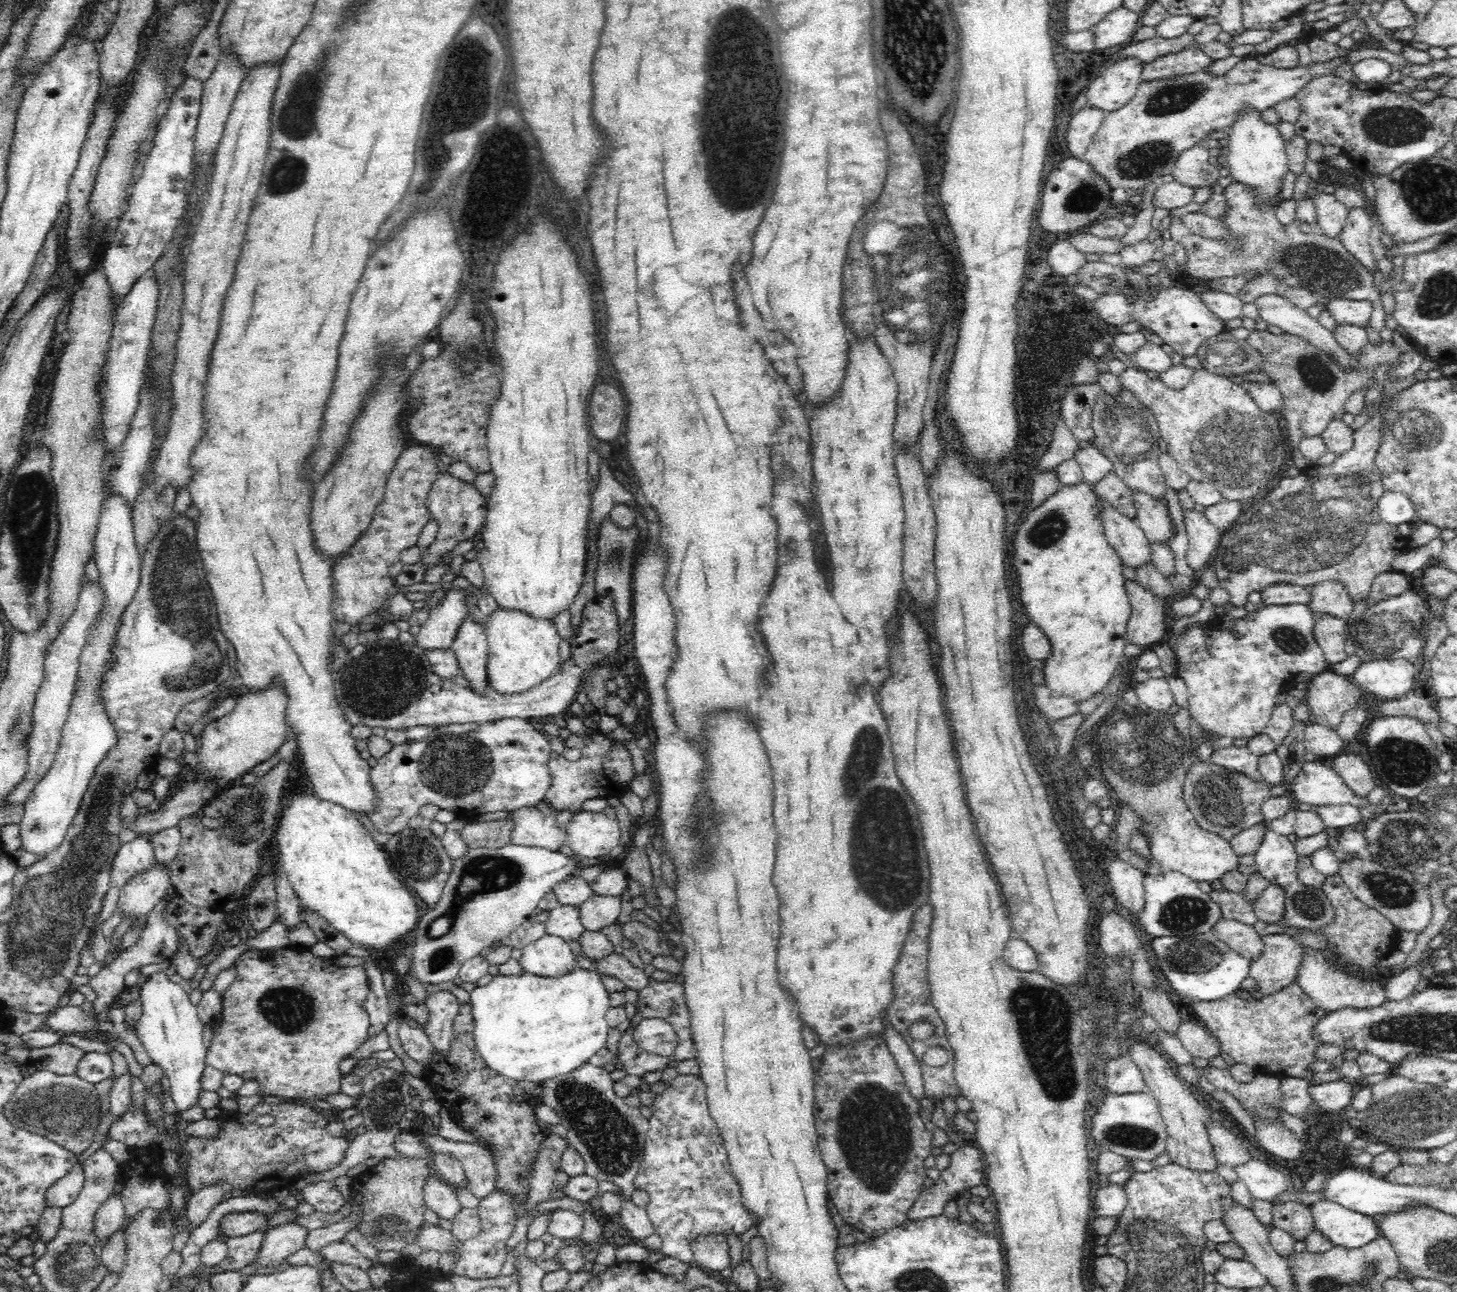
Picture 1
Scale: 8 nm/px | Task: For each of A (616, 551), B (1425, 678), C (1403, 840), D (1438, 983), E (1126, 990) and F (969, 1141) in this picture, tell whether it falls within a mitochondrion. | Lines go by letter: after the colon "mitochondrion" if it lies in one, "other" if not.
A: mitochondrion
B: other
C: mitochondrion
D: other
E: other
F: other

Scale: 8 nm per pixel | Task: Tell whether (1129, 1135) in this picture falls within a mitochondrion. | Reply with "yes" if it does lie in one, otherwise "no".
yes

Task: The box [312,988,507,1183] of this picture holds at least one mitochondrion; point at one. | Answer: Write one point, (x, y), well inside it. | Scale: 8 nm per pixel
(386, 1097)

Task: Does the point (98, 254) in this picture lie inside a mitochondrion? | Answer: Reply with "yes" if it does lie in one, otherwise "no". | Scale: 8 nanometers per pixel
no

